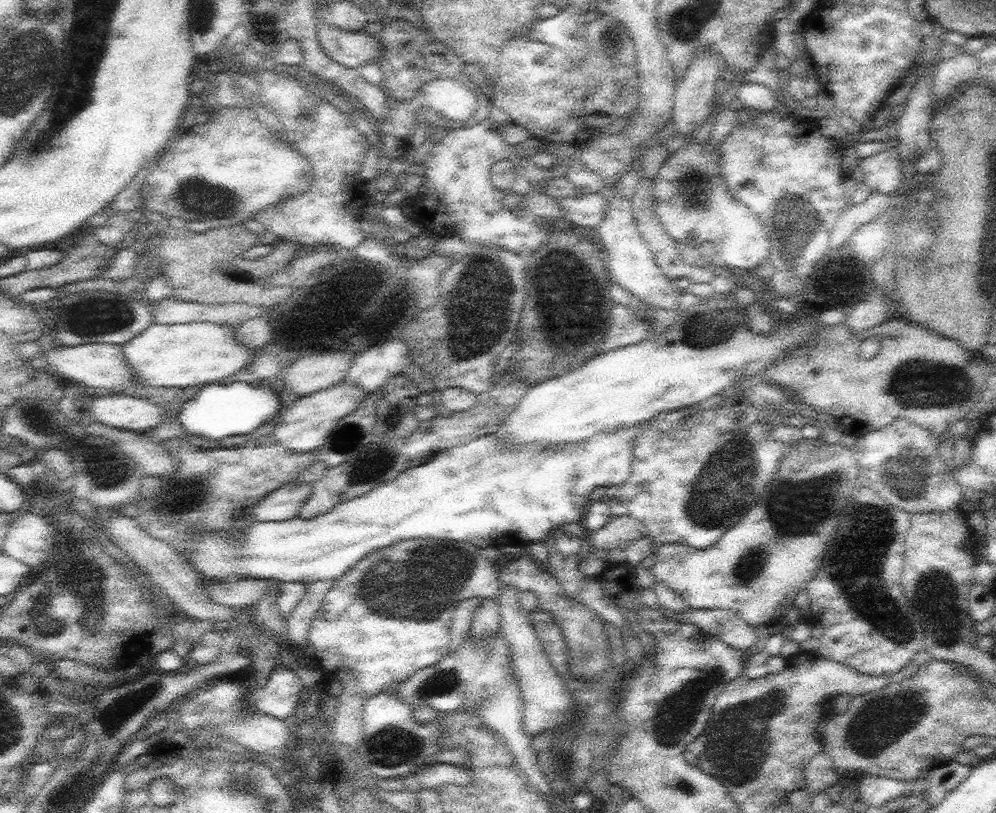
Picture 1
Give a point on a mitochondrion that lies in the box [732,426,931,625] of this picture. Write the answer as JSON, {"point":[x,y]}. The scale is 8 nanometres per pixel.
{"point":[793,507]}

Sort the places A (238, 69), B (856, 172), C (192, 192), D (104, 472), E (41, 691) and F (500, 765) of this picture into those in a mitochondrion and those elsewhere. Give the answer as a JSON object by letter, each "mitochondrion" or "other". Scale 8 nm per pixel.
{"A":"other","B":"other","C":"mitochondrion","D":"mitochondrion","E":"other","F":"other"}

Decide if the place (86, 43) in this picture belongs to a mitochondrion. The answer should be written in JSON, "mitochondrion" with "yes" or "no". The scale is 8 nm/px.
{"mitochondrion":"yes"}

